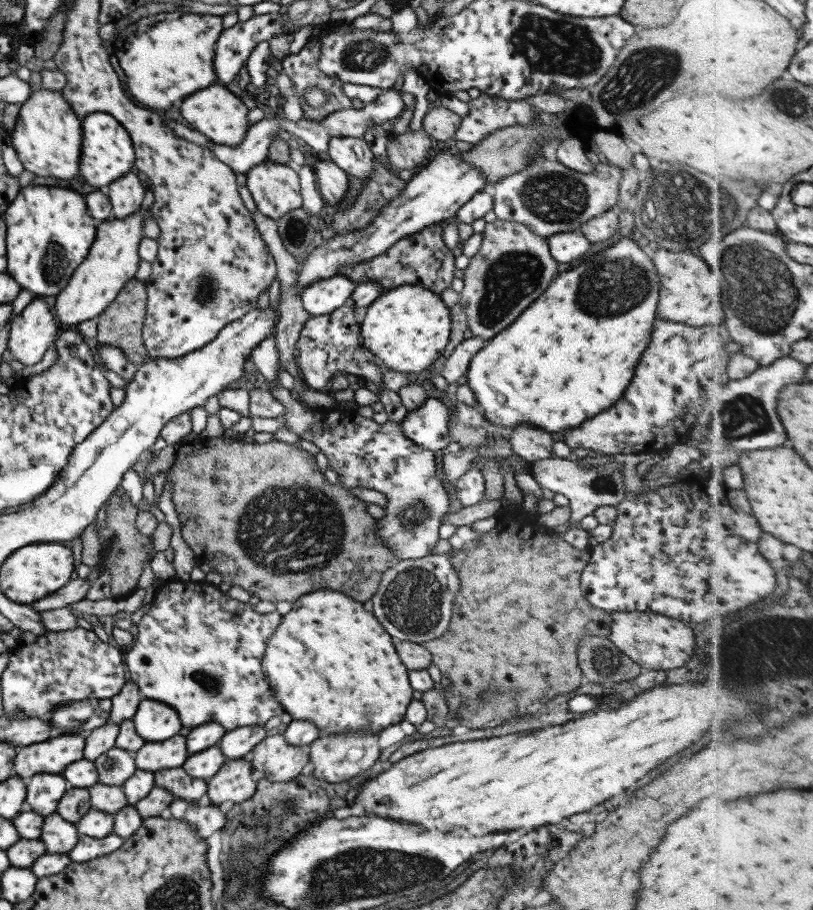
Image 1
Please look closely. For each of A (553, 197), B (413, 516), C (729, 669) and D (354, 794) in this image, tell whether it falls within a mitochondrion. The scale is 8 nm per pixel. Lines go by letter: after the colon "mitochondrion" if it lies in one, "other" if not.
A: mitochondrion
B: mitochondrion
C: mitochondrion
D: other

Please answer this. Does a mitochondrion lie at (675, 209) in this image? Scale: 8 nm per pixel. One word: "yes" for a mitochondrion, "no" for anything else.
yes

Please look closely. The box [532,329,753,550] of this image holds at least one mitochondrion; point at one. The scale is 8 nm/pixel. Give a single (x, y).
(606, 483)

